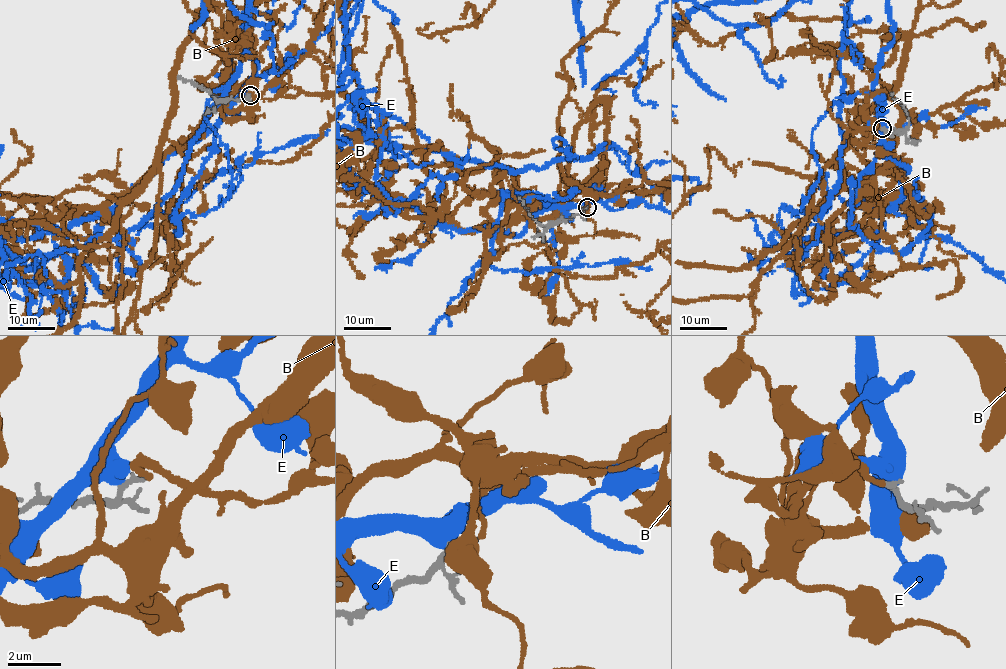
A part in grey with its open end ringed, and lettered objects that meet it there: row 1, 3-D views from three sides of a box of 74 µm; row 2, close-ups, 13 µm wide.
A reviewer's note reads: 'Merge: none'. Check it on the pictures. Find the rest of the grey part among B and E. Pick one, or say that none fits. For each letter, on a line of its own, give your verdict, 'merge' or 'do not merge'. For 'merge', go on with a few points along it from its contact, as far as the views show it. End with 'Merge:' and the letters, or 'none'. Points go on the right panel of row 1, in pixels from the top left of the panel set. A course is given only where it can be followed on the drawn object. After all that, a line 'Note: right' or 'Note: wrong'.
B: merge
E: do not merge
Merge: B
Note: wrong

